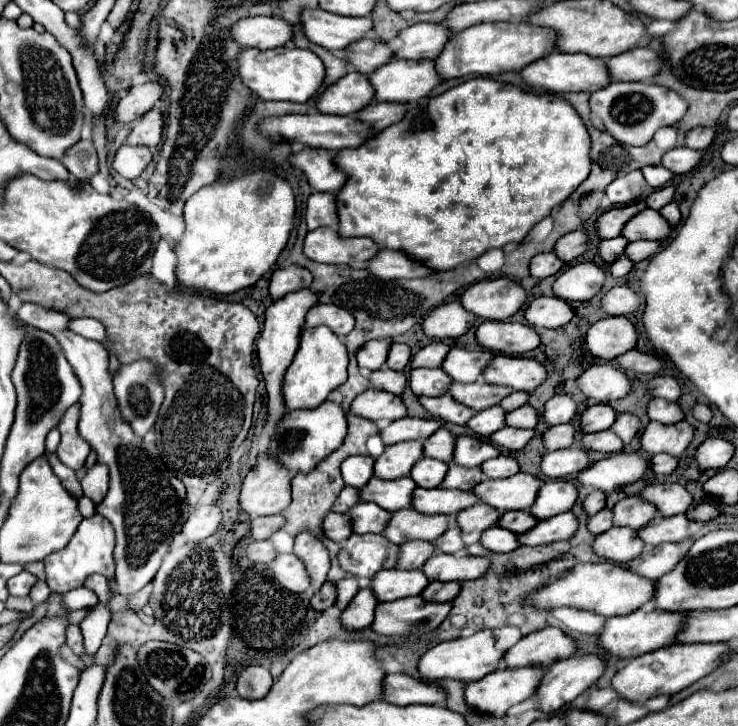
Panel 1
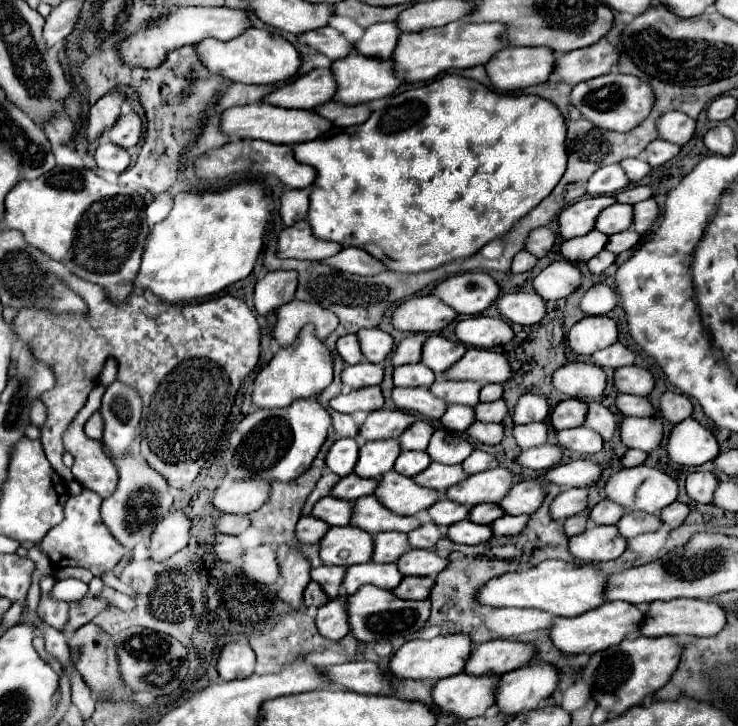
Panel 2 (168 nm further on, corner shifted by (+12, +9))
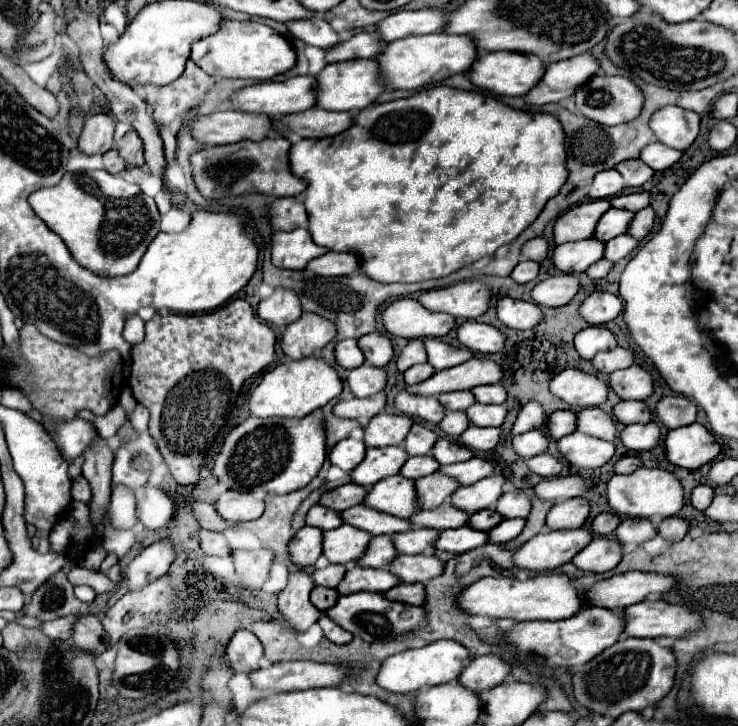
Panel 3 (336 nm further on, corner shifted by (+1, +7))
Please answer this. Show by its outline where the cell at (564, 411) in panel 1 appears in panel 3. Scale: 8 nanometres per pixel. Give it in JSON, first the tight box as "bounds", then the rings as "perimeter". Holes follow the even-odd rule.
{"bounds":[511,402,545,436],"perimeter":[[[529,402],[527,406],[521,408],[513,428],[511,428],[511,434],[517,436],[517,434],[523,434],[523,432],[529,432],[529,430],[535,430],[543,424],[545,420],[545,414],[543,414],[543,408],[537,404],[537,402]]]}

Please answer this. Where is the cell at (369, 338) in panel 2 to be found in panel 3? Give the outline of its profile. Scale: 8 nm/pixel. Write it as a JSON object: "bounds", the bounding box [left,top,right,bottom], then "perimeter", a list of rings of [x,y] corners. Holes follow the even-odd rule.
{"bounds":[357,332,393,368],"perimeter":[[[371,332],[363,338],[359,338],[357,346],[365,354],[365,362],[371,364],[371,366],[383,368],[383,366],[387,366],[387,362],[393,356],[393,346],[391,346],[389,338],[379,334],[379,332]]]}

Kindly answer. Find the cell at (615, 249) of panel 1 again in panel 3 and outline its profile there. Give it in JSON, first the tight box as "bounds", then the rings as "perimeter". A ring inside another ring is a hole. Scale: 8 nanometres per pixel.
{"bounds":[553,238,605,274],"perimeter":[[[595,238],[567,242],[567,244],[555,246],[553,264],[563,274],[579,274],[579,272],[585,272],[593,262],[603,258],[603,248],[605,248],[605,242]]]}

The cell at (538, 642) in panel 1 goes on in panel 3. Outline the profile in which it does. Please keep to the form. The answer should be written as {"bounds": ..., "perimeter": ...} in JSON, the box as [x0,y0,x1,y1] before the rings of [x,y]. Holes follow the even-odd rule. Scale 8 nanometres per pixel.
{"bounds":[457,656,509,694],"perimeter":[[[479,656],[479,658],[471,660],[469,666],[465,666],[465,670],[461,672],[461,676],[457,680],[461,686],[479,694],[483,690],[499,686],[507,674],[509,674],[509,664],[503,662],[501,658]]]}

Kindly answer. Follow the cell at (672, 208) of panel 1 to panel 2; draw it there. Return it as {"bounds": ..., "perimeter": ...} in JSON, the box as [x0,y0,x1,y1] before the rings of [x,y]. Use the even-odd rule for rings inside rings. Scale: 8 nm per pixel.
{"bounds":[634,198,658,234],"perimeter":[[[648,198],[644,202],[638,202],[634,206],[634,230],[644,234],[658,218],[658,204],[654,198]]]}

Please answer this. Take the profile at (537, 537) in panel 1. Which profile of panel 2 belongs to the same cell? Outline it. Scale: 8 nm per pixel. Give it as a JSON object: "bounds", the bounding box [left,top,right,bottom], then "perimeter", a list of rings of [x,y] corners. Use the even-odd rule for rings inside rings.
{"bounds":[492,514,530,536],"perimeter":[[[528,514],[502,516],[500,520],[492,522],[492,532],[496,536],[514,536],[514,534],[520,534],[528,526],[528,520],[530,520]]]}

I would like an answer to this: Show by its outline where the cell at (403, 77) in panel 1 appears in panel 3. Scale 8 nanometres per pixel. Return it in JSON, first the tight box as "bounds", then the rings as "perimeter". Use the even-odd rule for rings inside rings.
{"bounds":[317,60,385,110],"perimeter":[[[345,60],[327,64],[317,78],[317,106],[323,110],[363,110],[375,102],[375,98],[385,90],[379,84],[377,62],[373,60]]]}

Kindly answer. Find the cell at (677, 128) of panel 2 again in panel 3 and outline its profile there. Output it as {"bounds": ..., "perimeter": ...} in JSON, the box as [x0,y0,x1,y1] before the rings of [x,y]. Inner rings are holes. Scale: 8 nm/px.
{"bounds":[649,106,701,150],"perimeter":[[[663,106],[655,110],[649,126],[657,142],[675,150],[687,150],[699,134],[699,122],[701,116],[697,112],[679,106]]]}

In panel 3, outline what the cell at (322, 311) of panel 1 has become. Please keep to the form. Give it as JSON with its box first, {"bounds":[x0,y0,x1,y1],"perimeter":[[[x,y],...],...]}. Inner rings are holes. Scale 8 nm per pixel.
{"bounds":[281,314,335,360],"perimeter":[[[303,314],[299,320],[291,322],[281,338],[281,350],[291,360],[309,358],[311,352],[321,350],[327,342],[335,338],[335,326],[317,314]]]}

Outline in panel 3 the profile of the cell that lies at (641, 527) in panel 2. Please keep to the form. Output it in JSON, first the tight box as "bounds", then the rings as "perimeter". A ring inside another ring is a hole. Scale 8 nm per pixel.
{"bounds":[615,518,657,546],"perimeter":[[[625,518],[615,530],[615,536],[623,546],[641,546],[643,542],[655,536],[655,534],[649,534],[655,530],[657,530],[657,522],[649,518]]]}

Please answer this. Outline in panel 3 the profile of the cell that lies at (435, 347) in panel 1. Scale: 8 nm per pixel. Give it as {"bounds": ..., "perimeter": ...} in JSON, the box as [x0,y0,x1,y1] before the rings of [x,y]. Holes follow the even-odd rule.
{"bounds":[397,340,427,372],"perimeter":[[[411,340],[403,348],[401,356],[397,358],[397,368],[399,368],[399,372],[405,372],[407,368],[411,368],[415,364],[423,364],[423,362],[427,362],[427,354],[425,354],[425,348],[423,348],[423,342],[421,340]]]}

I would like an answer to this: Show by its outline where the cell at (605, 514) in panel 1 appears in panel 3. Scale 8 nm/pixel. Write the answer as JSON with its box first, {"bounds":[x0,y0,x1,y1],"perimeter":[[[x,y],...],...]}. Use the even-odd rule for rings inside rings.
{"bounds":[513,528,591,572],"perimeter":[[[583,528],[543,532],[525,542],[515,554],[513,562],[517,568],[531,572],[555,570],[569,562],[577,552],[581,552],[591,542],[591,532]]]}

